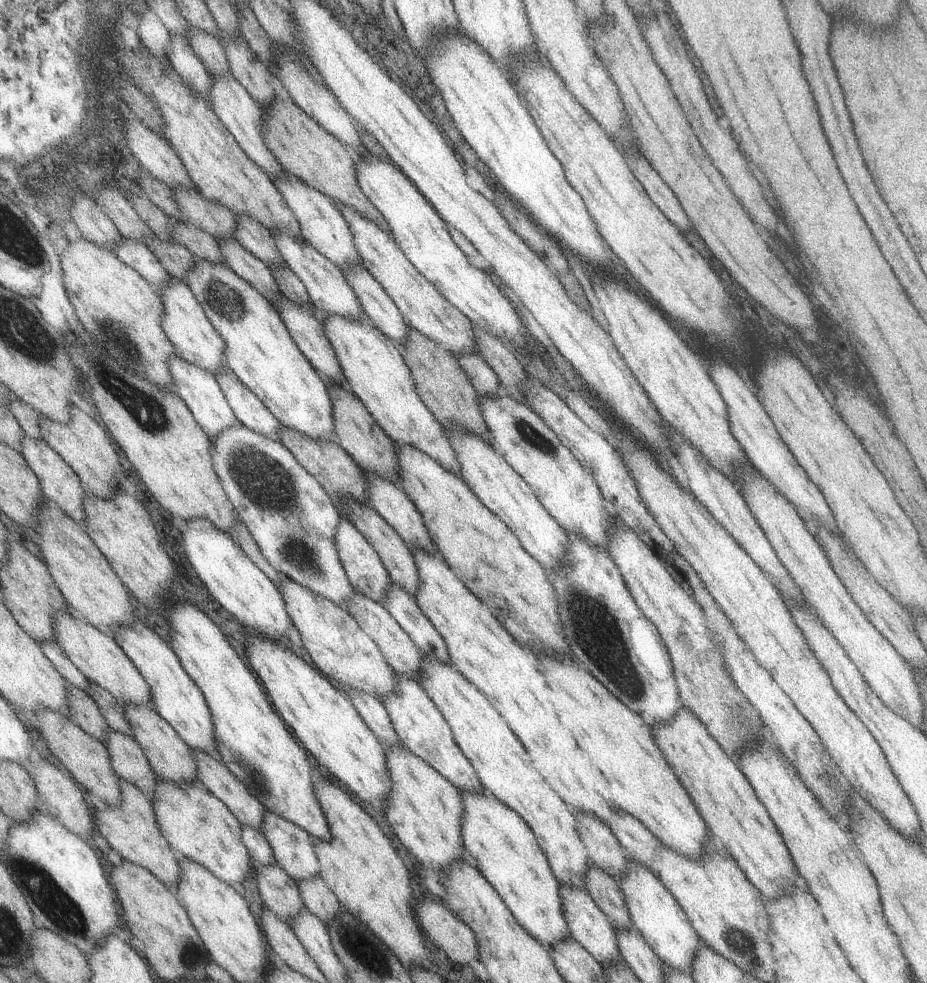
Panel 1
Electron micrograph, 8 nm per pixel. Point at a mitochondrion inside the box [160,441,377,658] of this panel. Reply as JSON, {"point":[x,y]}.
{"point":[296,553]}

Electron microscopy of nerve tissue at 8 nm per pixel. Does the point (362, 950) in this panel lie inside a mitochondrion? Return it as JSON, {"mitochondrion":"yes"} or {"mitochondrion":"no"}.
{"mitochondrion":"yes"}

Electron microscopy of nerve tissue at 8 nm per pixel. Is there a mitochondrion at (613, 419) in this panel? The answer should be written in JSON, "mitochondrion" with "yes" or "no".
{"mitochondrion":"no"}

